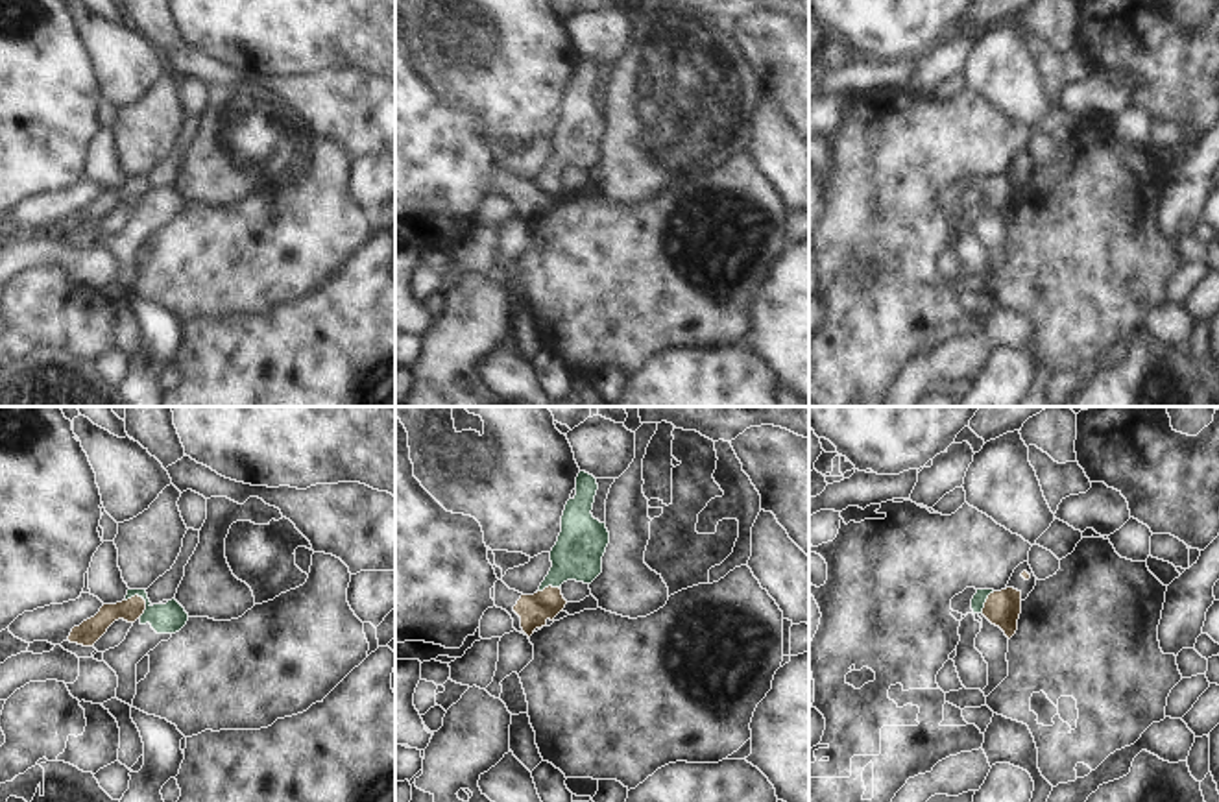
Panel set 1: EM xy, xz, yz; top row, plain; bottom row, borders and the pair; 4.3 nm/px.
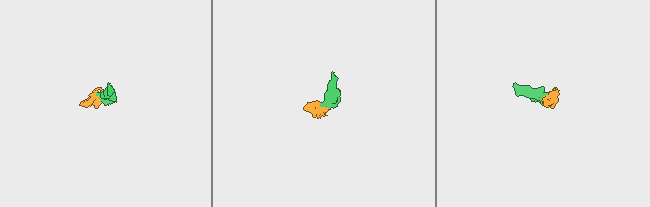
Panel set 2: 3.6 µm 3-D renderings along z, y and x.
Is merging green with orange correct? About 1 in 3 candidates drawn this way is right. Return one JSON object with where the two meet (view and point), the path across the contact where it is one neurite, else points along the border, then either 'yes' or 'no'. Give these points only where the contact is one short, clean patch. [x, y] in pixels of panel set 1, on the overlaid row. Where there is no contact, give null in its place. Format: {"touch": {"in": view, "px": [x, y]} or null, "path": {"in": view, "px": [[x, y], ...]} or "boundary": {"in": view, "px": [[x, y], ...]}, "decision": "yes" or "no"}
{"touch": {"in": "xy", "px": [146, 605]}, "path": {"in": "xy", "px": [[170, 618], [157, 616], [146, 605], [135, 605], [130, 610]]}, "decision": "yes"}

